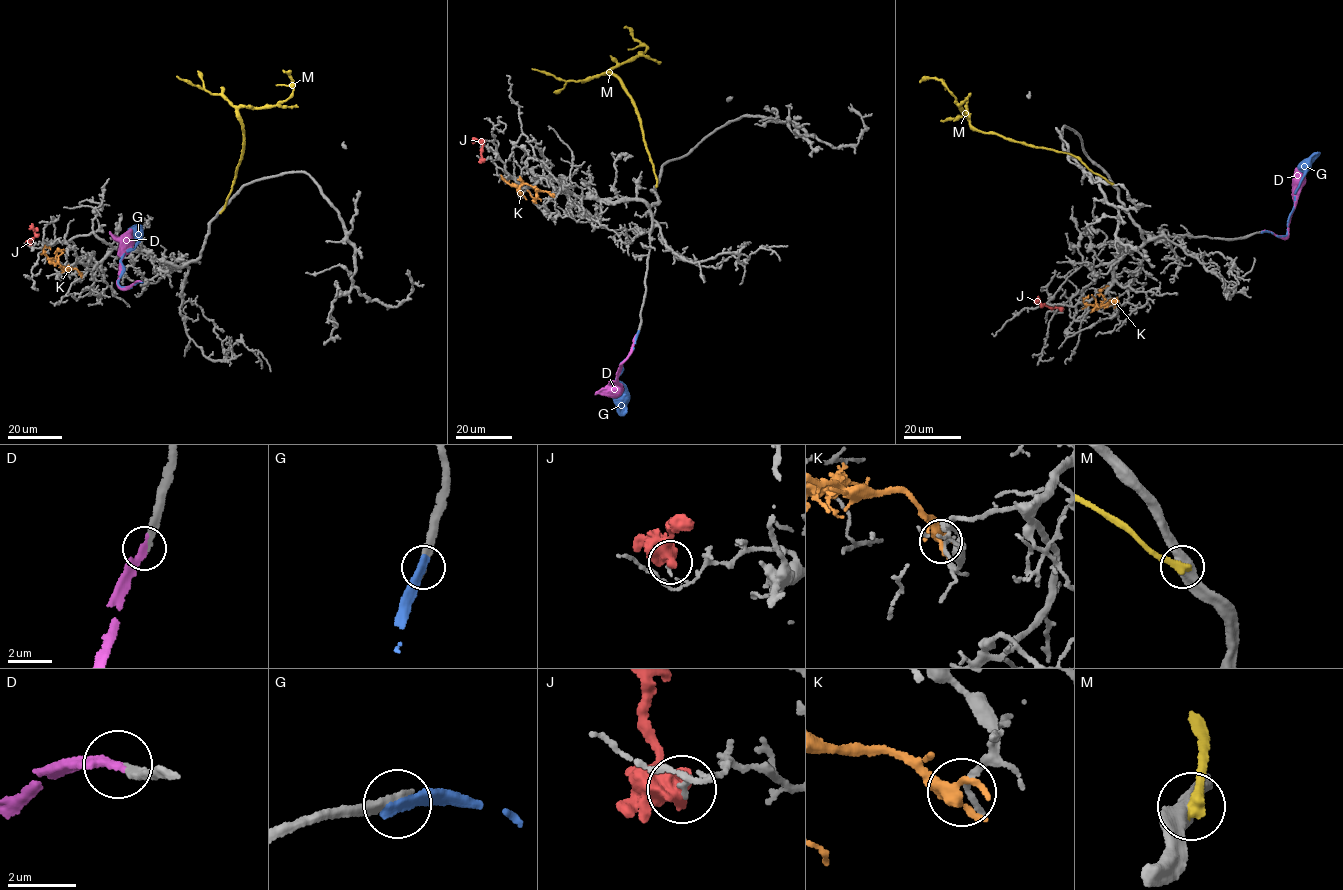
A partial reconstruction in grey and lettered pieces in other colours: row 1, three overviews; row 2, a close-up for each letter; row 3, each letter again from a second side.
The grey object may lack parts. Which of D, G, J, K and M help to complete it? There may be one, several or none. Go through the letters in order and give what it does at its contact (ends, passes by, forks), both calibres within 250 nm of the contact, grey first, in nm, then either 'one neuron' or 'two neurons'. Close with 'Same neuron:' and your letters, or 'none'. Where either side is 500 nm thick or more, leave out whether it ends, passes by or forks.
D: it ends; calibres 240 and 320 nm; one neuron
G: it ends; calibres 340 and 400 nm; two neurons
J: calibres 110 and 700 nm; two neurons
K: it forks; calibres 200 and 280 nm; two neurons
M: calibres 500 and 380 nm; two neurons
Same neuron: D

